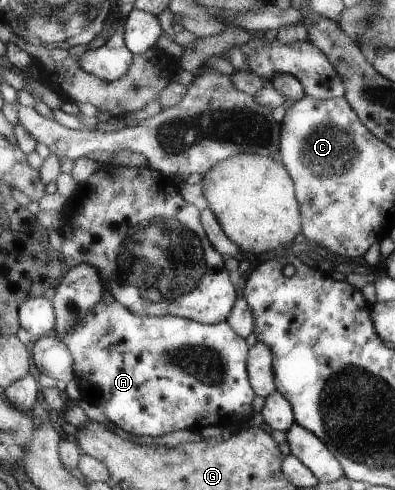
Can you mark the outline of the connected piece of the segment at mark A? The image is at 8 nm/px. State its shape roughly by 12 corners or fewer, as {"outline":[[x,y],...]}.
{"outline":[[100,302],[60,339],[129,435],[239,430],[257,394],[227,321]]}

